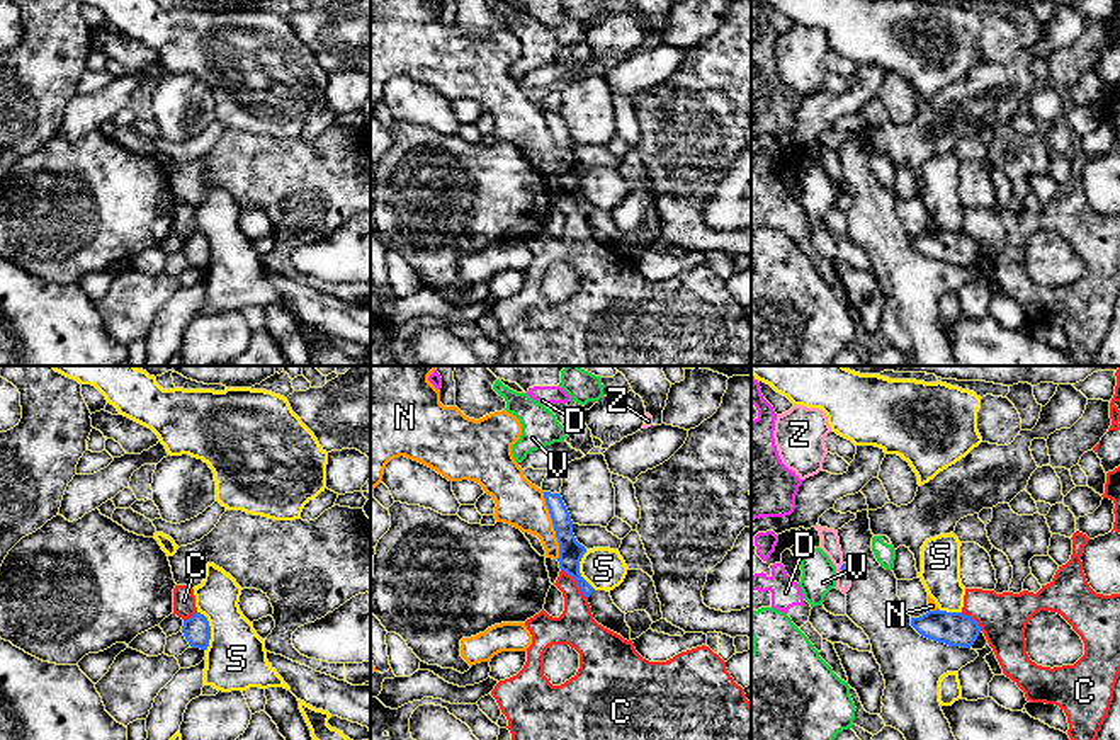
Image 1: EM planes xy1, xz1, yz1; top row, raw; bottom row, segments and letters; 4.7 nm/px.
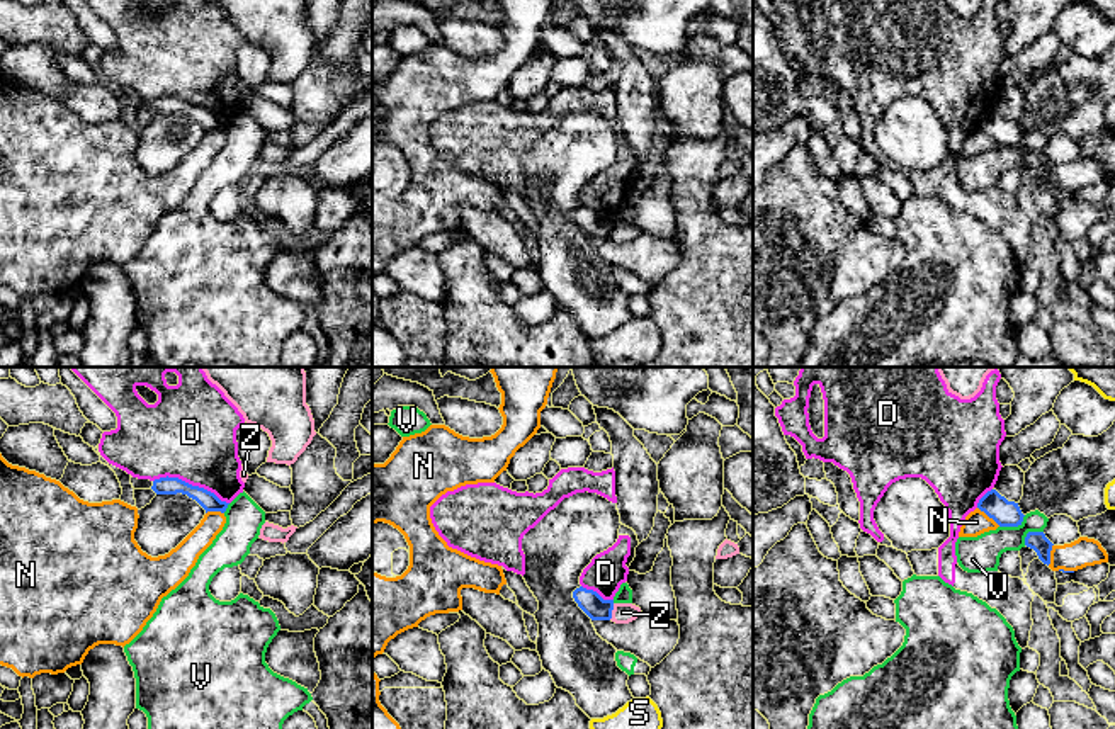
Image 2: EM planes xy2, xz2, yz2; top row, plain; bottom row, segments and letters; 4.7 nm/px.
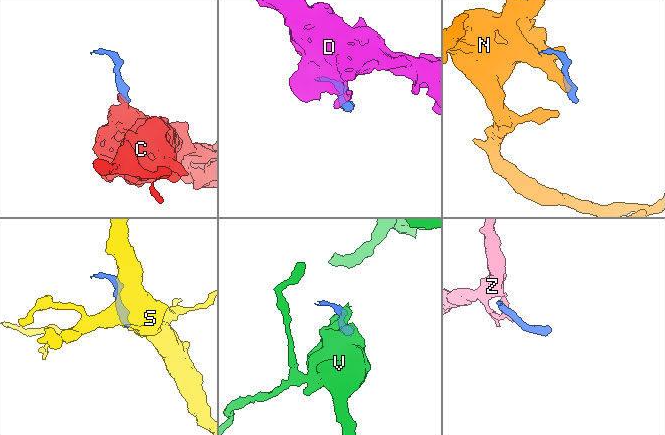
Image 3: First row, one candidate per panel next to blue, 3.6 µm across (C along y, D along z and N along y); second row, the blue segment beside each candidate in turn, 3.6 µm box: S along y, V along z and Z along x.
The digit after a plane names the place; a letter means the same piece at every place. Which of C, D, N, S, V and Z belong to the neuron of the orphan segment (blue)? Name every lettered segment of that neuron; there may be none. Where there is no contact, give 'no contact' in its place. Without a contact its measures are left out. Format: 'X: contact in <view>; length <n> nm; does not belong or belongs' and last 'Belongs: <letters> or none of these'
C: contact in xz1; length 190 nm; does not belong
D: contact in xy2; length 380 nm; does not belong
N: contact in xz1; length 320 nm; does not belong
S: contact in xy1; length 200 nm; does not belong
V: contact in yz2; length 140 nm; does not belong
Z: contact in xz2; length 80 nm; does not belong
Belongs: none of these

